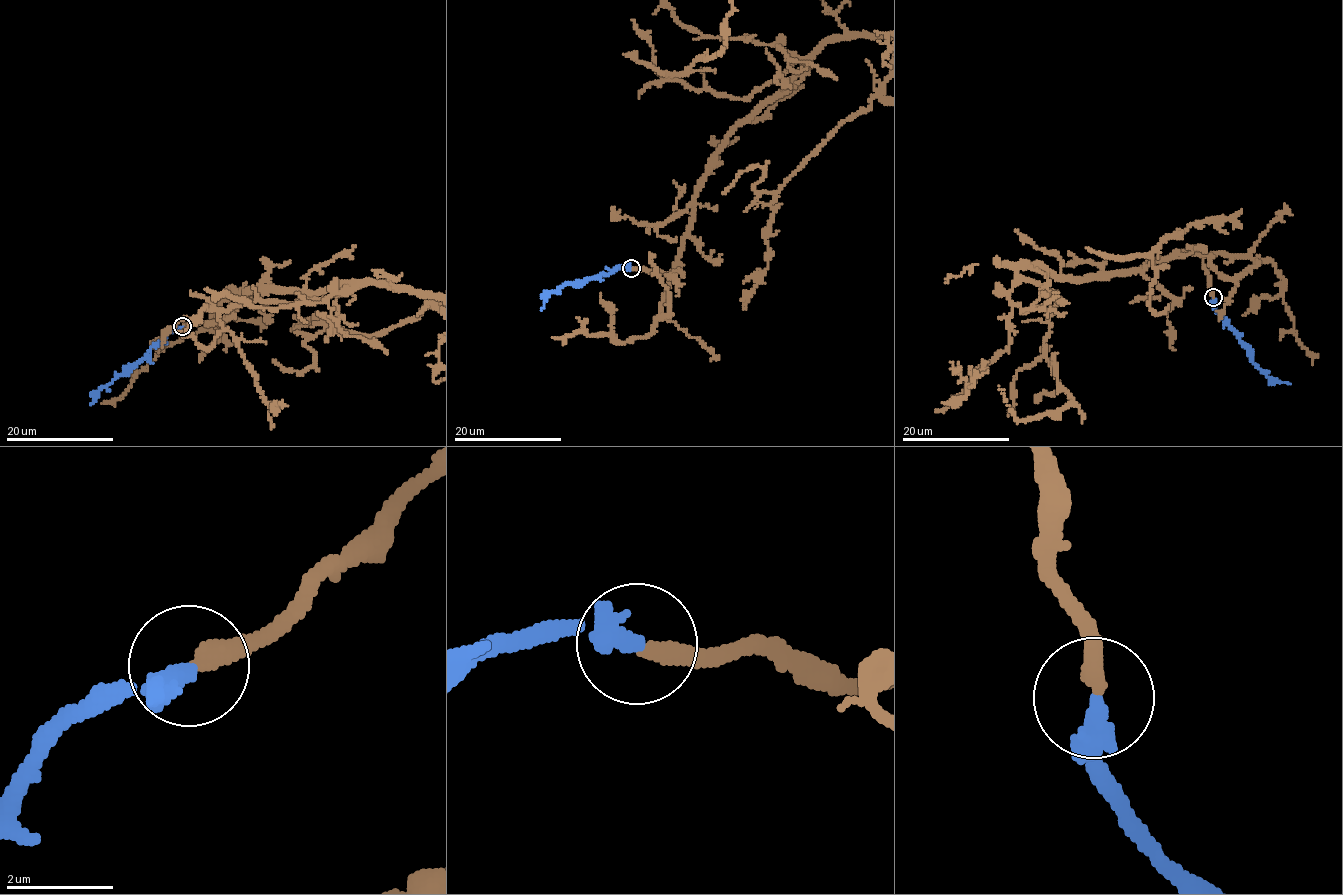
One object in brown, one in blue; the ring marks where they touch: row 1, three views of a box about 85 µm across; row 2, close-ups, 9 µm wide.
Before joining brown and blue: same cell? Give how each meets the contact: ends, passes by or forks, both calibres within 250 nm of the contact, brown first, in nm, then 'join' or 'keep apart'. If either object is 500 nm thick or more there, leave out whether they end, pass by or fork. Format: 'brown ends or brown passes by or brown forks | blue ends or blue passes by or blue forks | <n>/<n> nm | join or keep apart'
brown ends | blue ends | 360/440 nm | join

